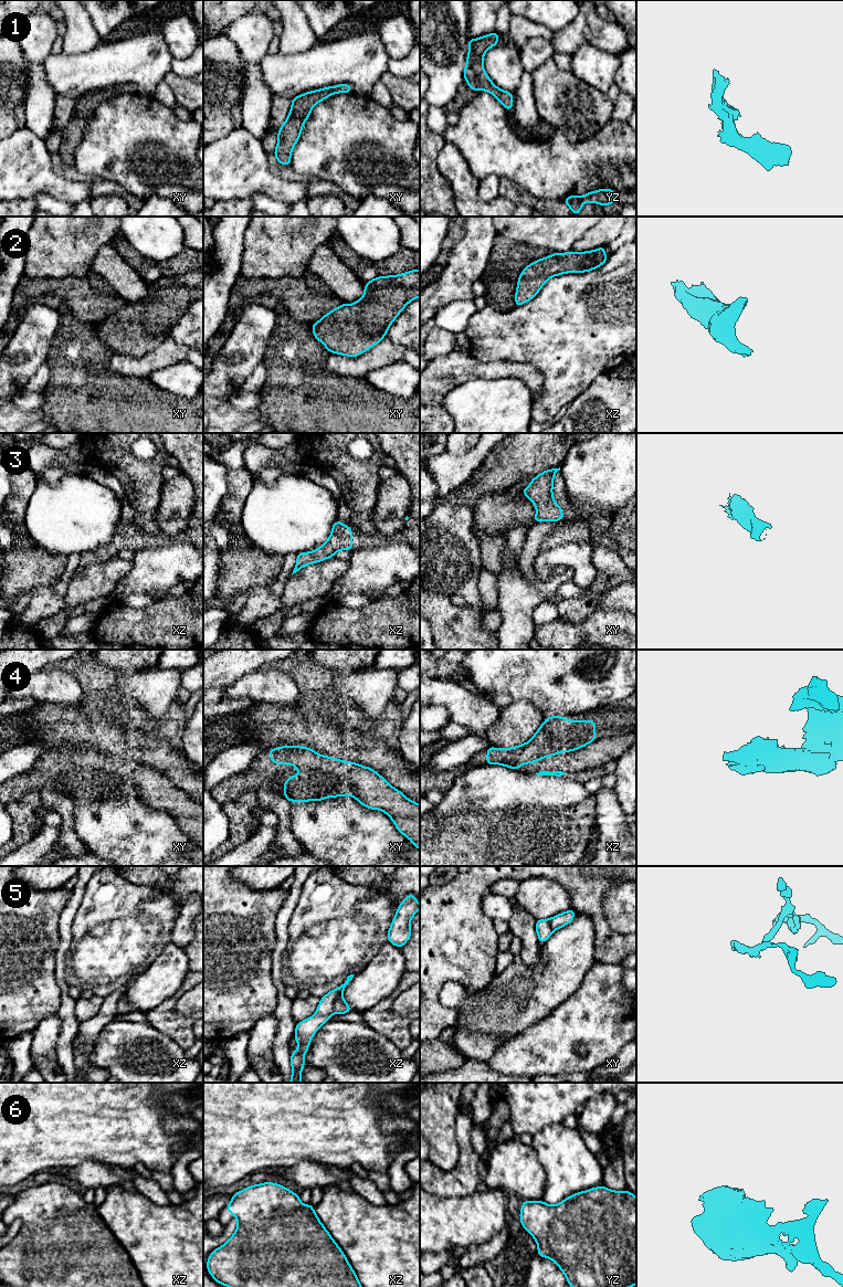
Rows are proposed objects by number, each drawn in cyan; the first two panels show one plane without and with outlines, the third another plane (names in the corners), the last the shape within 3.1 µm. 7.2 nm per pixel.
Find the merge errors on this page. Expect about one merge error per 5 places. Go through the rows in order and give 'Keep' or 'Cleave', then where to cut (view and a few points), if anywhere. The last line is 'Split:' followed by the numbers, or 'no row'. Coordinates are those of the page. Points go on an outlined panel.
1: Keep. No split
2: Keep. No split
3: Keep. No split
4: Keep. No split
5: Cleave. Split along xz (340, 987), (333, 1012)
6: Keep. No split
Split: 5

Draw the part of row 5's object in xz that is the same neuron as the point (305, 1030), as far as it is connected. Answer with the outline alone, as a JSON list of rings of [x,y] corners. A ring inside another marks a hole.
[[[340,987],[328,992],[320,999],[315,1014],[297,1023],[294,1036],[297,1041],[298,1048],[291,1055],[292,1078],[289,1083],[302,1083],[302,1068],[306,1065],[304,1056],[307,1053],[314,1034],[324,1023],[330,1020],[339,992]]]

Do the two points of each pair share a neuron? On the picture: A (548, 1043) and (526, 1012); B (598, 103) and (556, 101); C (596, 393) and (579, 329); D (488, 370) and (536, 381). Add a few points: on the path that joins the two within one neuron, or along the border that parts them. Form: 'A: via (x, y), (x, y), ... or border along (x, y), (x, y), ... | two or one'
A: border along (556, 1009), (512, 1037) | two
B: via (588, 105), (566, 105) | one
C: border along (608, 370), (600, 373), (573, 399) | two
D: via (501, 370), (524, 371) | one

